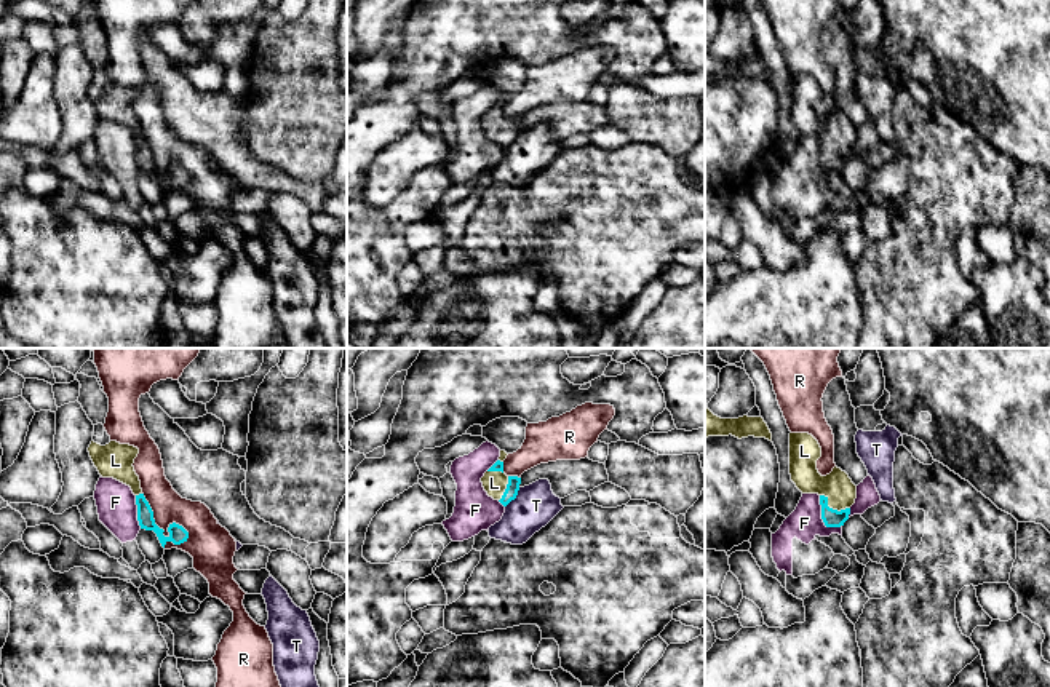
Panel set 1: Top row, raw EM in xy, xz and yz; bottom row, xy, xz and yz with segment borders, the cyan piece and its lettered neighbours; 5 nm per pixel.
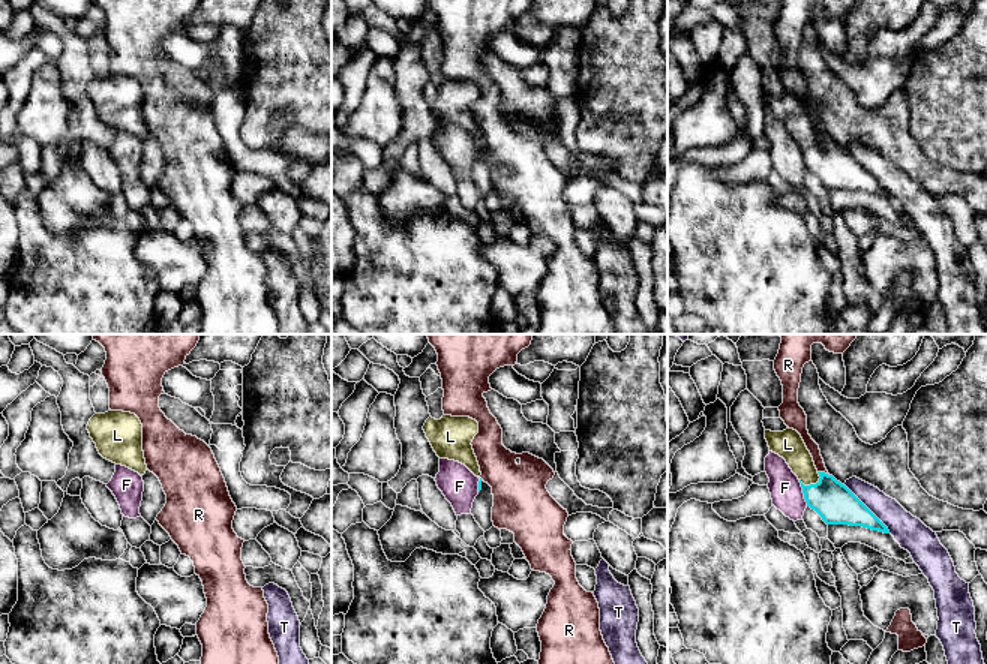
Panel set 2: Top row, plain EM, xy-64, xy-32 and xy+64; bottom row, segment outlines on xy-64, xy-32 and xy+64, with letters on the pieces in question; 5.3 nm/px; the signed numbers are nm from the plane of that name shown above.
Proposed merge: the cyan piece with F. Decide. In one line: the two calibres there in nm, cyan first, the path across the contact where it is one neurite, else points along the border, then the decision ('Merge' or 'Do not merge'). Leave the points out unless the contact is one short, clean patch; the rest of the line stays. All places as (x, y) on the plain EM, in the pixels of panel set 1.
Thickness 90 nm (cyan) against 170 nm. Boundary: yz (819, 138), (823, 165), (839, 170). Do not merge

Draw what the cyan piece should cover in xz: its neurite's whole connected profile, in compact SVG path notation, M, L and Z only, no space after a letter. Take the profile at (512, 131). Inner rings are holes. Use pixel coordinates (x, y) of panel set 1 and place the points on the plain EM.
M500 93L499 102L481 120L483 129L487 137L494 142L499 142L503 149L516 141L521 126L521 120L507 118L503 115L503 102L507 101L507 97L508 96L505 93Z

